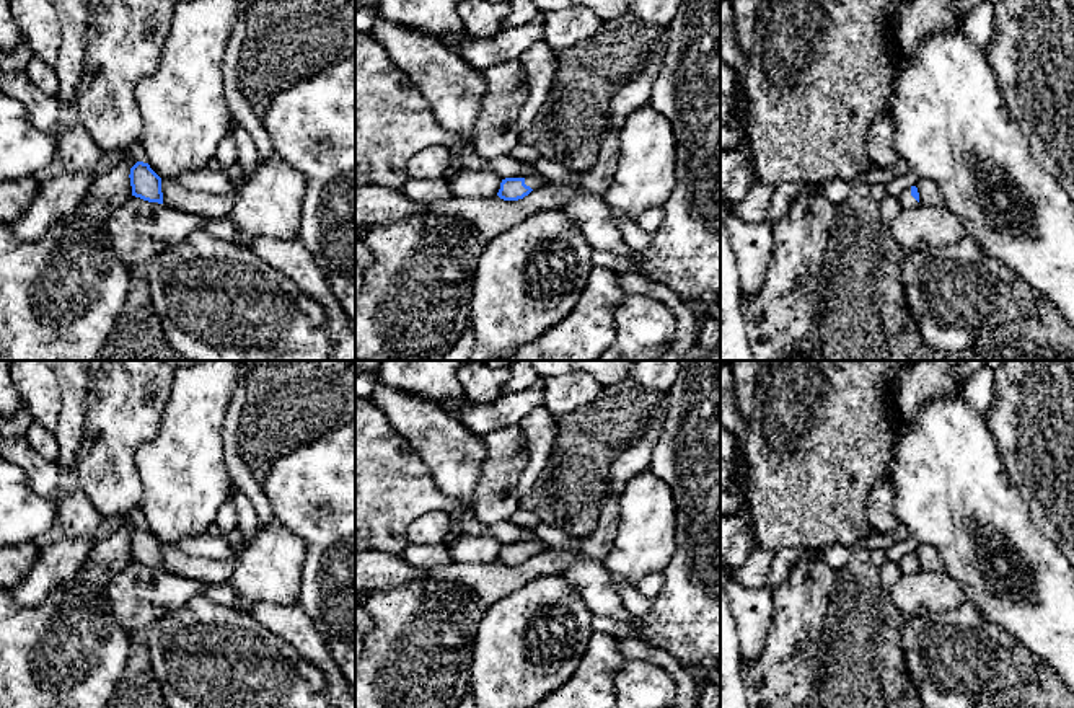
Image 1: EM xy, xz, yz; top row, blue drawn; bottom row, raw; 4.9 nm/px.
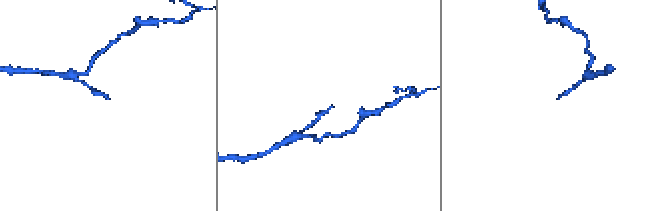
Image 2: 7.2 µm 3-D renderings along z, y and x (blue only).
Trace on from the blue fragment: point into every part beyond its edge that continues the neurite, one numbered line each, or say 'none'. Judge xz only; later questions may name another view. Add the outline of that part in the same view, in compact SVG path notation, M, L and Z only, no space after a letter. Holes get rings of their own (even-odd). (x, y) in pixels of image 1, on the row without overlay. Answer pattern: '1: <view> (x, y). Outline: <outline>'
1: xz (535, 547). Outline: M535 538L535 540L530 540L530 542L525 542L525 550L530 551L533 556L535 555L539 555L546 550L549 550L551 546L548 546L543 540L539 538Z

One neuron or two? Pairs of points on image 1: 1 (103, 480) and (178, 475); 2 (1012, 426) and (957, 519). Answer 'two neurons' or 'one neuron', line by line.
1: two neurons
2: two neurons

